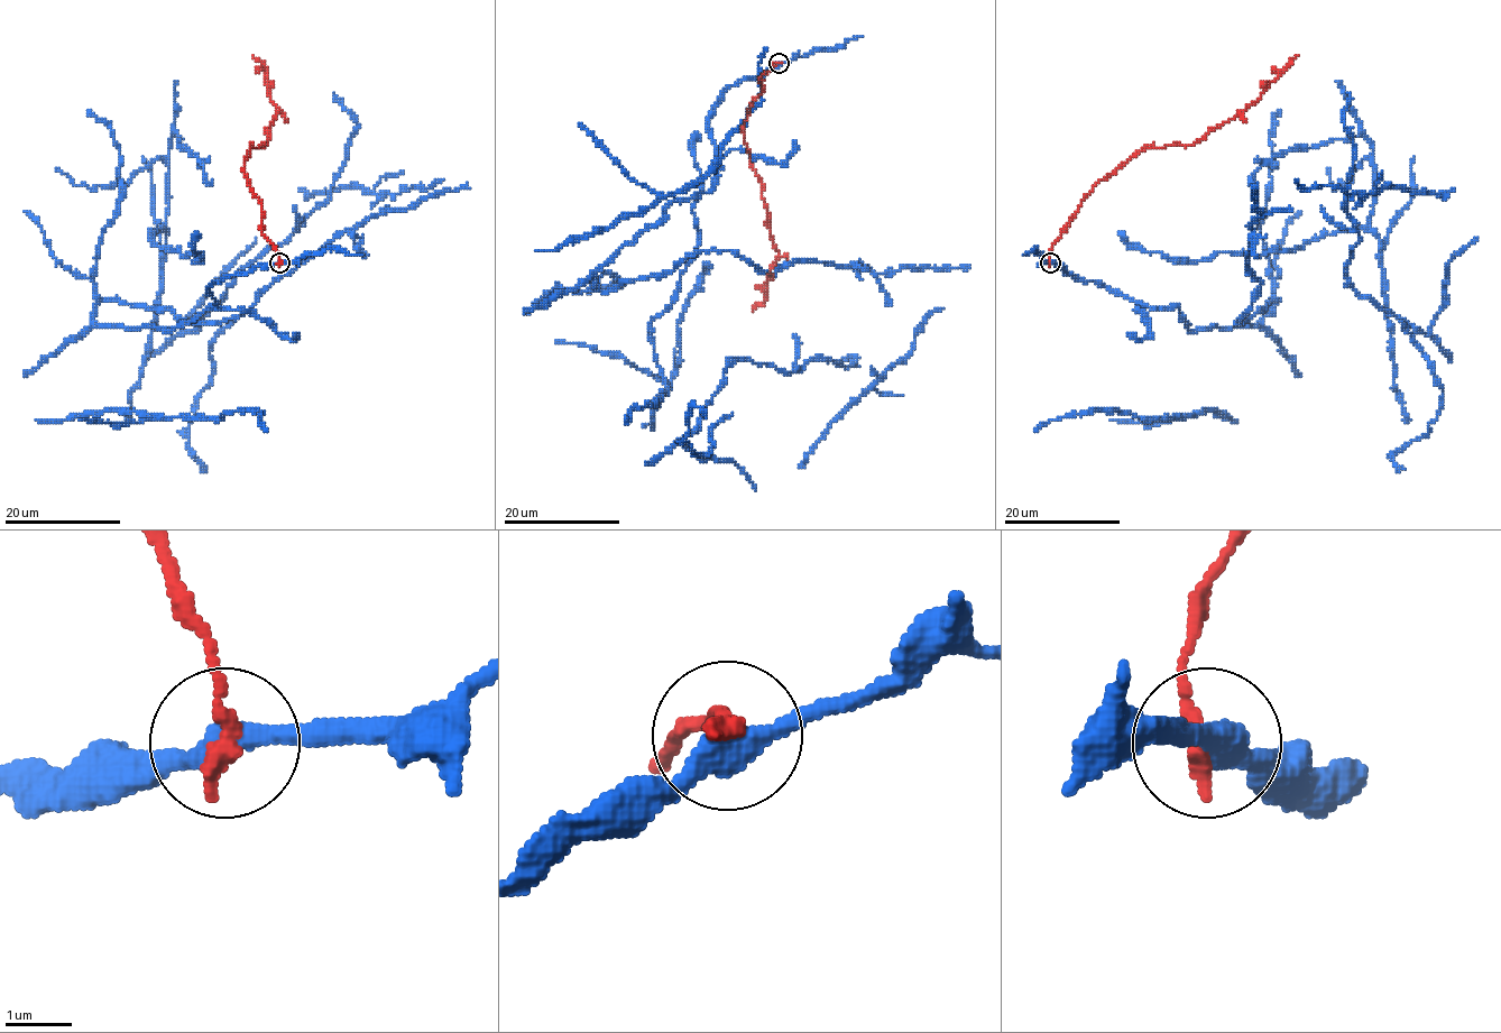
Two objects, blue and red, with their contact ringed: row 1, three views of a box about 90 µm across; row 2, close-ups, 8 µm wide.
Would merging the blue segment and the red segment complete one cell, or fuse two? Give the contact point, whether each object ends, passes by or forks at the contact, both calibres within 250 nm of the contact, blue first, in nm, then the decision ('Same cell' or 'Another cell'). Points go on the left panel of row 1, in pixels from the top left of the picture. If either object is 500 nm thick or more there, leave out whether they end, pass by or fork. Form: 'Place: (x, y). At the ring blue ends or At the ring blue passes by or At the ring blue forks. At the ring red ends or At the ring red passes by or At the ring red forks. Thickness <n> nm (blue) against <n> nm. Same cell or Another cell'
Place: (279, 263). At the ring blue passes by. At the ring red ends. Thickness 360 nm (blue) against 320 nm. Another cell

